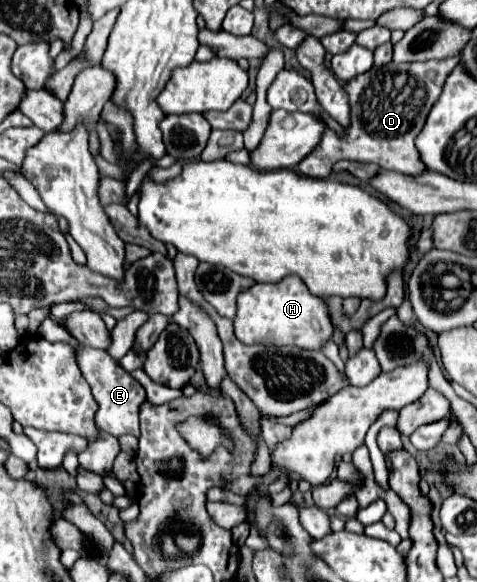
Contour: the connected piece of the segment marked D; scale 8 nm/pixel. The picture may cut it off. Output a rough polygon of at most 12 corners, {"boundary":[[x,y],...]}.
{"boundary":[[387,63],[343,85],[351,119],[297,165],[419,175],[415,135],[459,63]]}

